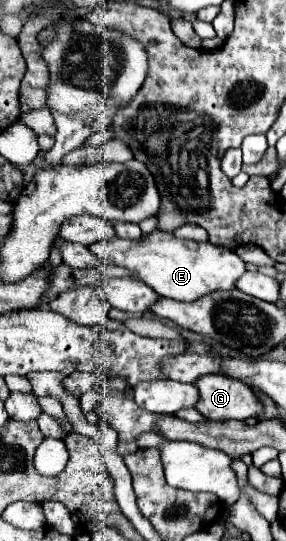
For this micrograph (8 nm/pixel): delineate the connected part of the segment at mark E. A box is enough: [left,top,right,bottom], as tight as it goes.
[88,232,244,300]

